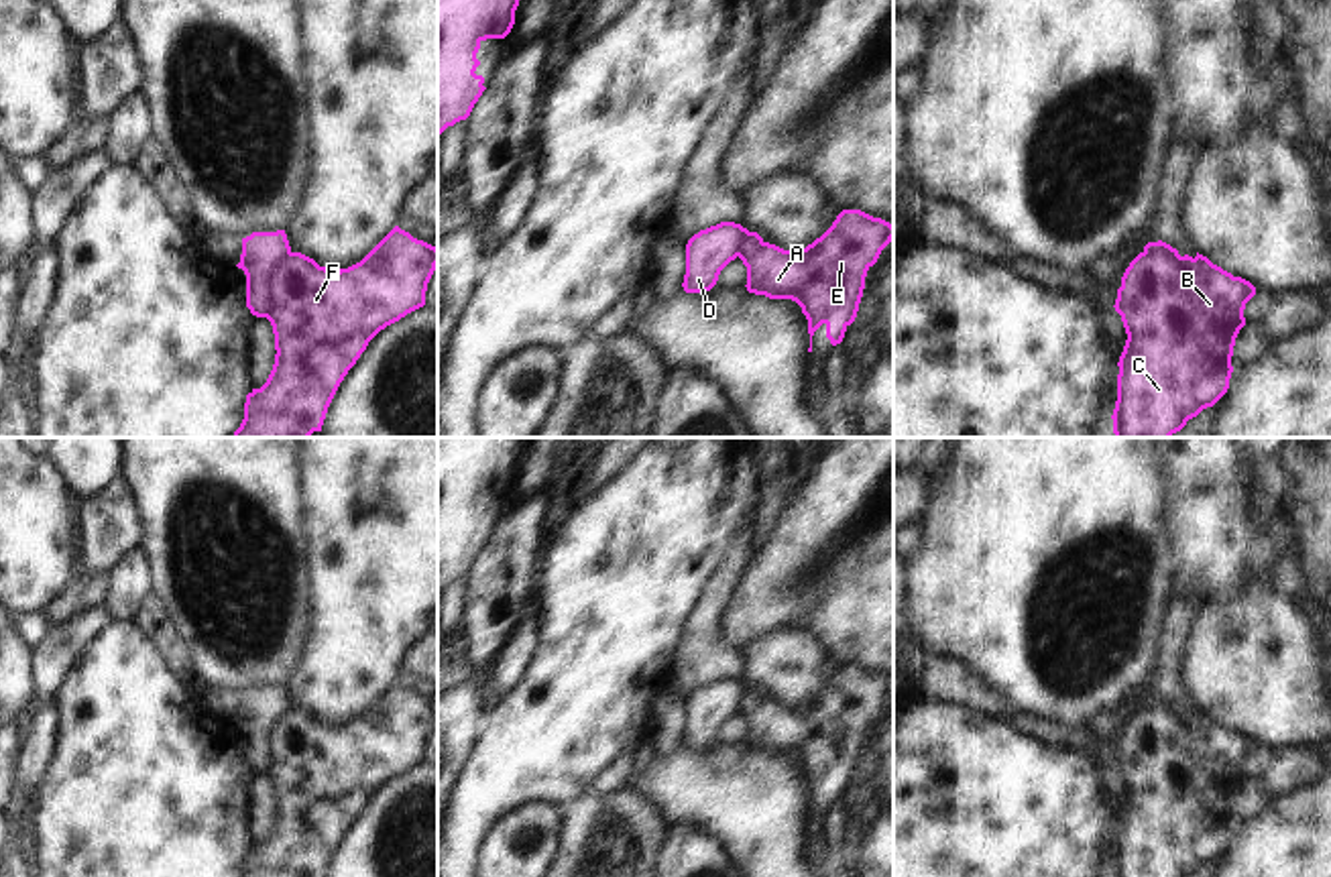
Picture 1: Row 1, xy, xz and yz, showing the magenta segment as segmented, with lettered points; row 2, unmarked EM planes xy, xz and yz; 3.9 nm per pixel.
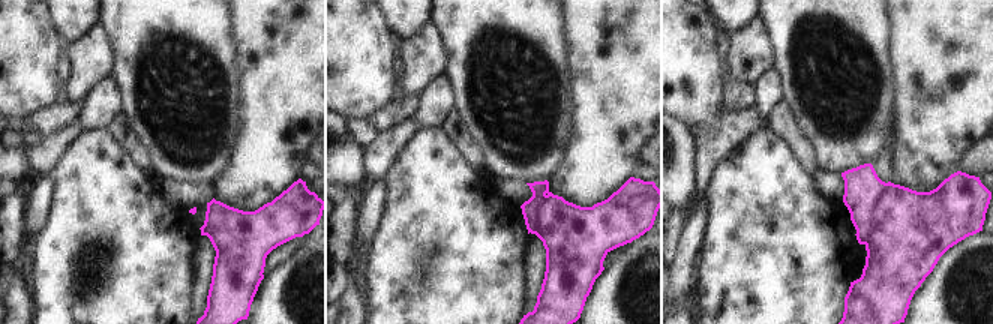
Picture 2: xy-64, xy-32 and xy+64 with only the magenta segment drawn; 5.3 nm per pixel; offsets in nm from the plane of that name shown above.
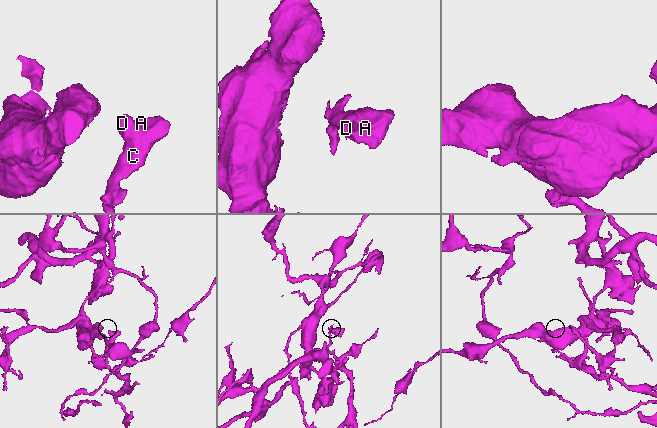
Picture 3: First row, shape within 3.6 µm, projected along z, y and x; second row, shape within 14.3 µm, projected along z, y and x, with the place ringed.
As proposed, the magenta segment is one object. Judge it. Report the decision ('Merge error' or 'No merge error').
Merge error.

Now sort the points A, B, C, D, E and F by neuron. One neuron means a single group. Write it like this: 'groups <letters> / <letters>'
groups A B C E F / D

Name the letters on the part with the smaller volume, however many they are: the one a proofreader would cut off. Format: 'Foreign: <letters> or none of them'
Foreign: D

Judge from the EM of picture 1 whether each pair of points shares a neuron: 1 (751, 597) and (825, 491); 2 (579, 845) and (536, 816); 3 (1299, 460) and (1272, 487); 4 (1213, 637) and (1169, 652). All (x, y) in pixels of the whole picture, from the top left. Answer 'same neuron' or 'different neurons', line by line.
1: same neuron
2: different neurons
3: different neurons
4: different neurons

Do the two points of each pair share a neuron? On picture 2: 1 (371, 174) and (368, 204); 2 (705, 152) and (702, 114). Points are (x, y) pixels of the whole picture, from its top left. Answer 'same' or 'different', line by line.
1: different
2: same

